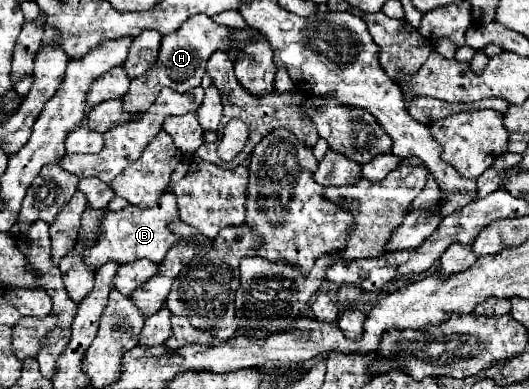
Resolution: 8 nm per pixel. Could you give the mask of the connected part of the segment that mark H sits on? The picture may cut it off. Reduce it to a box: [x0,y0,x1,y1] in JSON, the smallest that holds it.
[124,16,230,112]

